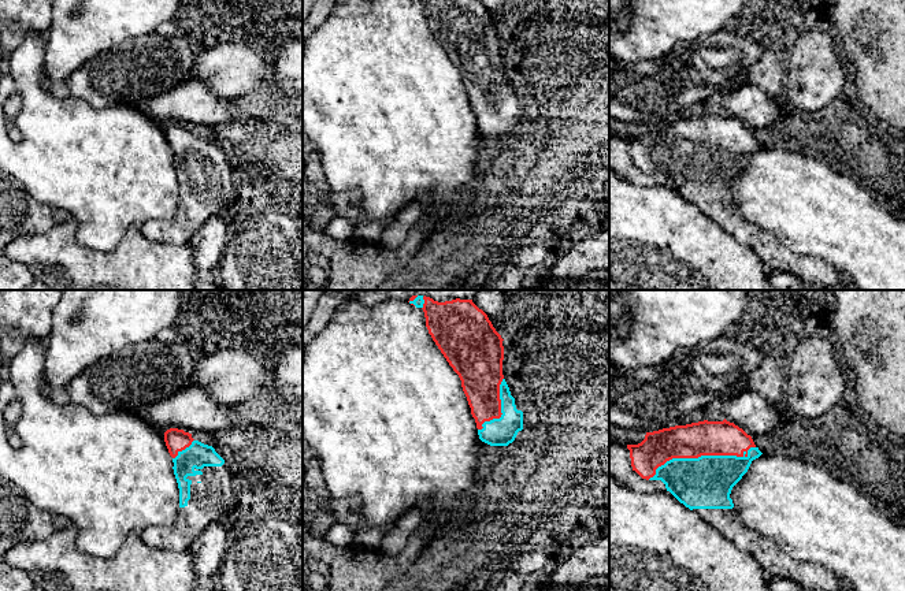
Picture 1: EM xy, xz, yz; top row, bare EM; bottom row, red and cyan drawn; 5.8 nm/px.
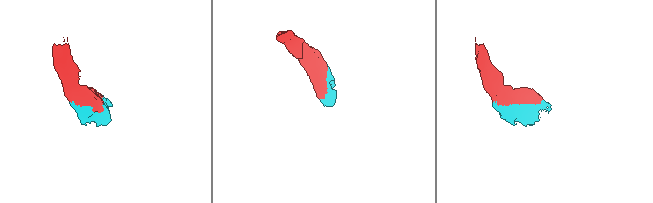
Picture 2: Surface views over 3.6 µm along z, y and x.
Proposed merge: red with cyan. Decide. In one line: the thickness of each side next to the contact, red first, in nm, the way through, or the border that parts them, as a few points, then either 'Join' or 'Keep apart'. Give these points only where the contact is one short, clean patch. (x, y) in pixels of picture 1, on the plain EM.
Thickness 200 nm (red) against 300 nm. Join

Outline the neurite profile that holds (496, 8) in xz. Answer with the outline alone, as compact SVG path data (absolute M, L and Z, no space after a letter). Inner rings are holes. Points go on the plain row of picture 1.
M478 0L482 3L492 15L496 25L502 33L512 27L512 15L505 11L505 0Z

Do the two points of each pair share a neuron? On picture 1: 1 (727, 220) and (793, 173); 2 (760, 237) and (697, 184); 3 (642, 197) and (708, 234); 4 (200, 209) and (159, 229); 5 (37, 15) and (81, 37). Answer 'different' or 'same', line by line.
1: different
2: same
3: same
4: same
5: different

